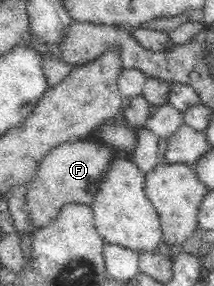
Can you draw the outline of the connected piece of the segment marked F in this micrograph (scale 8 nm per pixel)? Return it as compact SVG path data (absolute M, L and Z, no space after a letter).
M97 138L66 142L50 150L40 162L36 173L28 183L26 191L26 212L36 227L50 224L66 204L78 203L90 206L106 167L112 159L121 156L118 149L110 144L102 145Z

